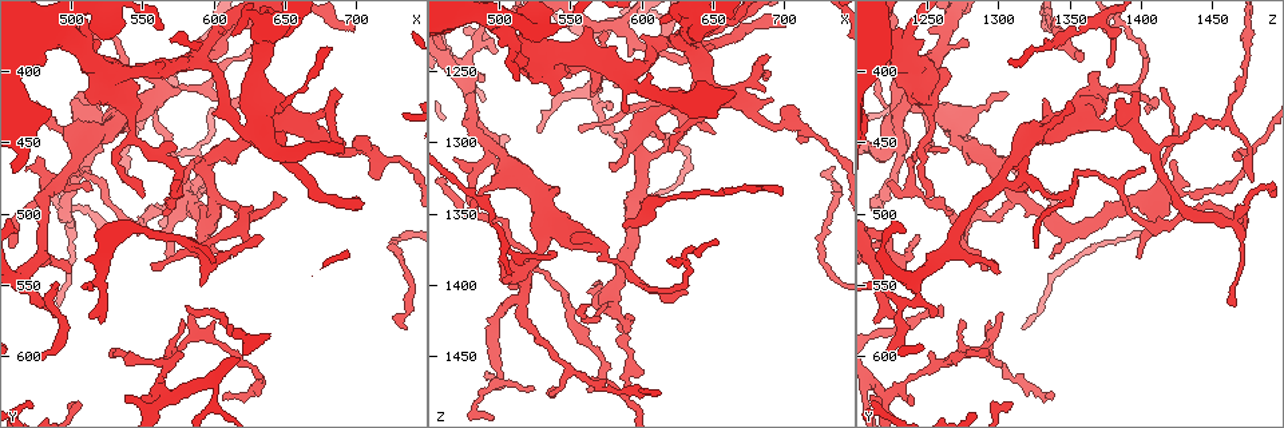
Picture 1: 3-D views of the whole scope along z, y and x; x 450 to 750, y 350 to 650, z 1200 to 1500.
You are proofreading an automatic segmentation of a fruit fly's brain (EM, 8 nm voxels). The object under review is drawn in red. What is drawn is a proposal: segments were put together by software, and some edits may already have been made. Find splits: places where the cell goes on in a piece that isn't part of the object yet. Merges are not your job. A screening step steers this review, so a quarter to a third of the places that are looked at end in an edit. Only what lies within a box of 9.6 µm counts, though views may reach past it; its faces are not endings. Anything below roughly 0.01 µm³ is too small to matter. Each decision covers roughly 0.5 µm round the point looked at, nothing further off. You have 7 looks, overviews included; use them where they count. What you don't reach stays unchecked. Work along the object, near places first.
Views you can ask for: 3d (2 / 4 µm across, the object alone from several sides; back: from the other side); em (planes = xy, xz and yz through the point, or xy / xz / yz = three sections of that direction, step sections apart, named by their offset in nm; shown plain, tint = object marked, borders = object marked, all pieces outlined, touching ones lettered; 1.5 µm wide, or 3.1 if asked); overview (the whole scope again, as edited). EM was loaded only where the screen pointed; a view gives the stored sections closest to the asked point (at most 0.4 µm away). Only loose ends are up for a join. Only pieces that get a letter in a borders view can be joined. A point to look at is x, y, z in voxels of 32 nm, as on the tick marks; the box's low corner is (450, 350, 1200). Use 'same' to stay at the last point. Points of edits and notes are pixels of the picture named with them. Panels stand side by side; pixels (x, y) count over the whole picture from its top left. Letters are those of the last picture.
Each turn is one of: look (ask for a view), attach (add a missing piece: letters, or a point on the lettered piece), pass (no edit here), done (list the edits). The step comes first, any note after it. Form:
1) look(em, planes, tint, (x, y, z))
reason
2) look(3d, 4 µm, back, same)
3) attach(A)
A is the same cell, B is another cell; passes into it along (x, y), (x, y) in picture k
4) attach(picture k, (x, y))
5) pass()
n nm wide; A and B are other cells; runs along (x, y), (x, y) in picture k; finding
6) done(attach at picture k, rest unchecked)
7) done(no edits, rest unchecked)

look(em, planes, plain, (716, 476, 1298))

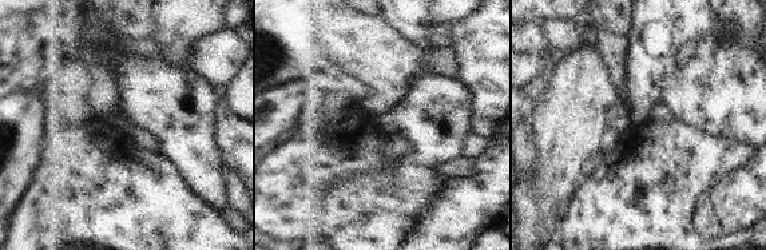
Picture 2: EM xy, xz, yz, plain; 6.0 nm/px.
look(em, planes, borders, same)
what lies round it

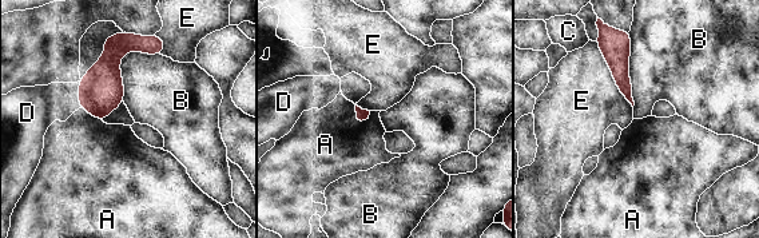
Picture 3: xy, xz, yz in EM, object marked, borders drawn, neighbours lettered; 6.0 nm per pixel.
pass()
A, B, C, D and E are other cells; border along (354, 104), (358, 119), (369, 118) in picture 3; no lettered piece goes on from it

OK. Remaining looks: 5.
look(3d, 4 µm, (500, 540, 1302))
an open end

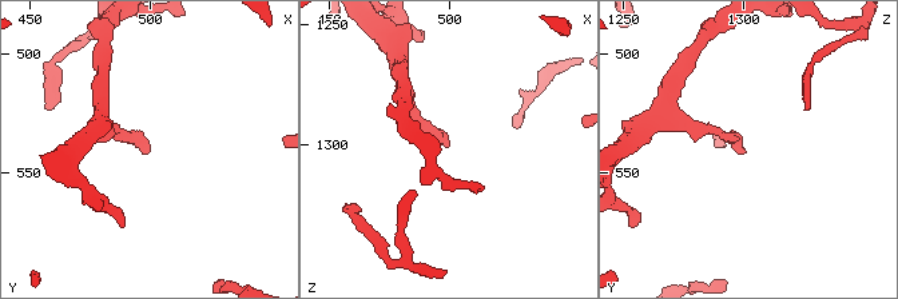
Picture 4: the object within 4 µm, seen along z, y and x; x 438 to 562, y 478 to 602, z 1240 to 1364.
look(em, planes, borders, (499, 541, 1302))
now the EM

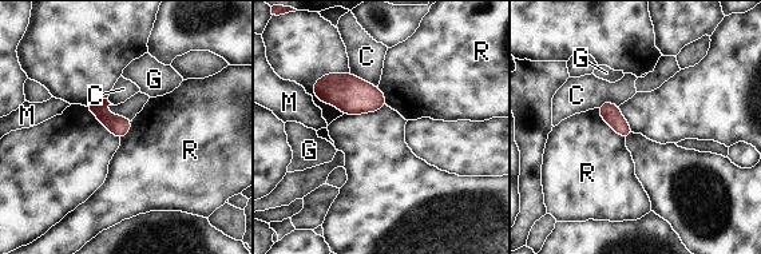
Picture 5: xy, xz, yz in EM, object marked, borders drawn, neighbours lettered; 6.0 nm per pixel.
pass()
C, G, M and R are other cells; border along (597, 108), (598, 114), (625, 139) in picture 5; none of them fits

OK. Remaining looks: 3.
look(em, planes, borders, (558, 534, 1290))
an open end

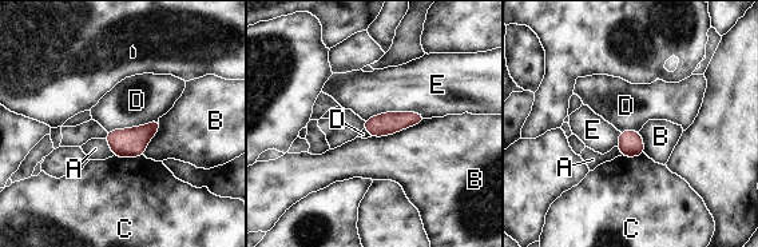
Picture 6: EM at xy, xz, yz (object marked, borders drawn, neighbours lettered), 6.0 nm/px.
pass()
A, B, C, D and E are other cells; border along (158, 118), (107, 132) in picture 6; none of them fits

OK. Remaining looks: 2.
done(no edits, rest unchecked)

